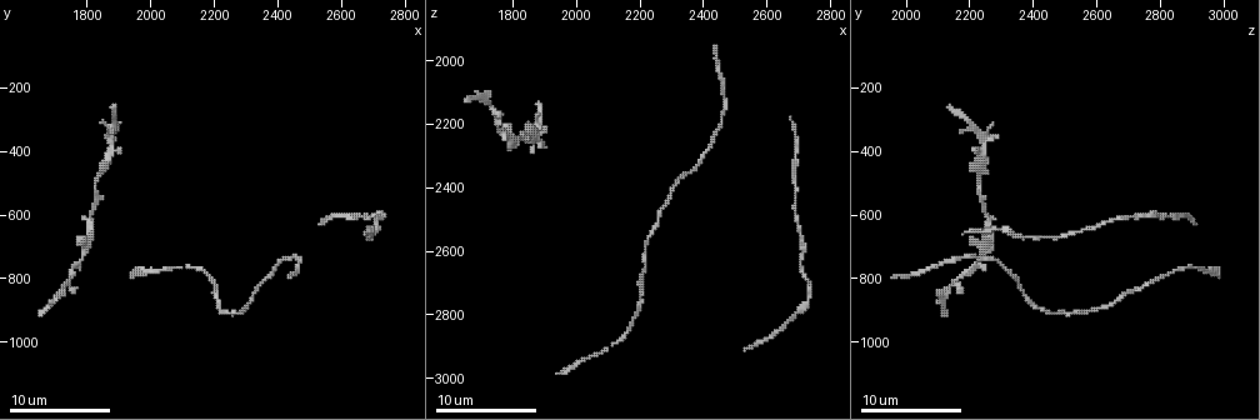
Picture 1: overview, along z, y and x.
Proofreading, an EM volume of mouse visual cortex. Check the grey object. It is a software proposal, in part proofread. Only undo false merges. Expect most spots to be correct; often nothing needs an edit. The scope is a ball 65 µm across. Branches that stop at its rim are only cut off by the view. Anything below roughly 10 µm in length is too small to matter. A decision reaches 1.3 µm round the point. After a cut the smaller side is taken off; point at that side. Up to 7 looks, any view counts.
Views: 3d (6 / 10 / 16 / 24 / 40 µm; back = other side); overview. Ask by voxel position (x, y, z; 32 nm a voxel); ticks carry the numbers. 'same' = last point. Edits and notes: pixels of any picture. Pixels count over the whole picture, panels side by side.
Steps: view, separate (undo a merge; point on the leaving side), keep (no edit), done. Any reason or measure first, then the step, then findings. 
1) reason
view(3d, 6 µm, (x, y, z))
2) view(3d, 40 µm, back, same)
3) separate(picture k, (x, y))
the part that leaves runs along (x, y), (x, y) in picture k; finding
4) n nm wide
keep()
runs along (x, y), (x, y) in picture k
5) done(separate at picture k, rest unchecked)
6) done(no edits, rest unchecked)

view(3d, 10 µm, (1900, 400, 2220))

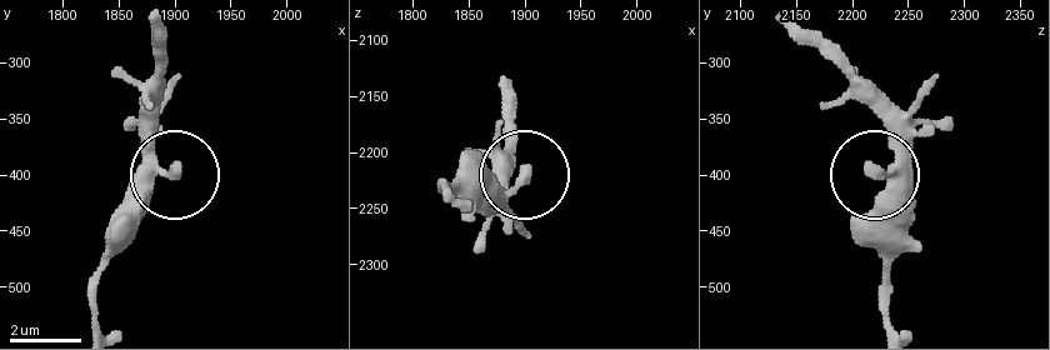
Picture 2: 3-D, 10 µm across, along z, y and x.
keep()
continuous, no second neuron

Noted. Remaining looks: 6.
three-way junction
view(3d, 10 µm, (1800, 610, 2250))

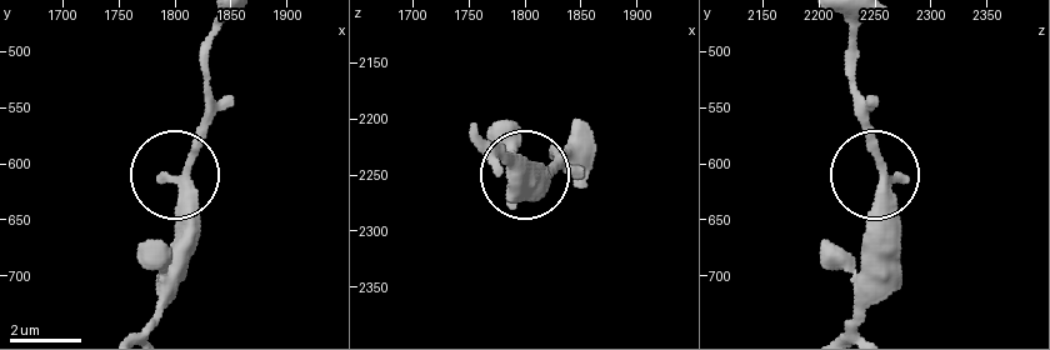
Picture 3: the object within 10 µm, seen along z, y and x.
view(3d, 10 µm, back, (1812, 610, 2258))

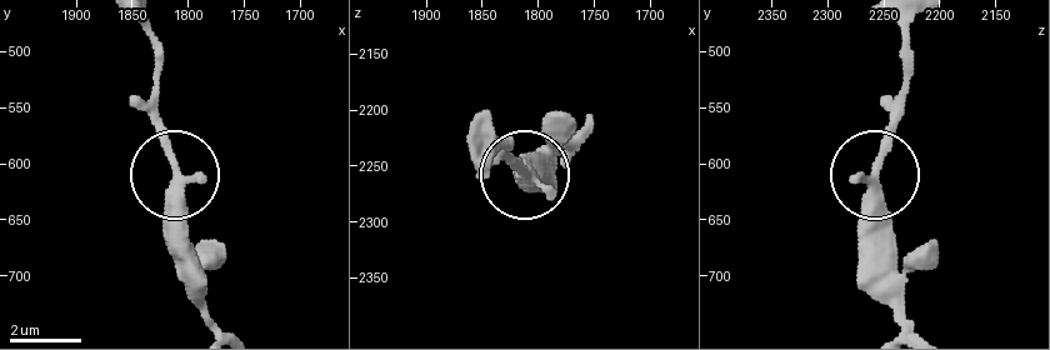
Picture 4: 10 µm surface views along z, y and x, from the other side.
250 nm wide
keep()
one neuron here

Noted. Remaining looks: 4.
view(3d, 6 µm, (2270, 900, 2490))

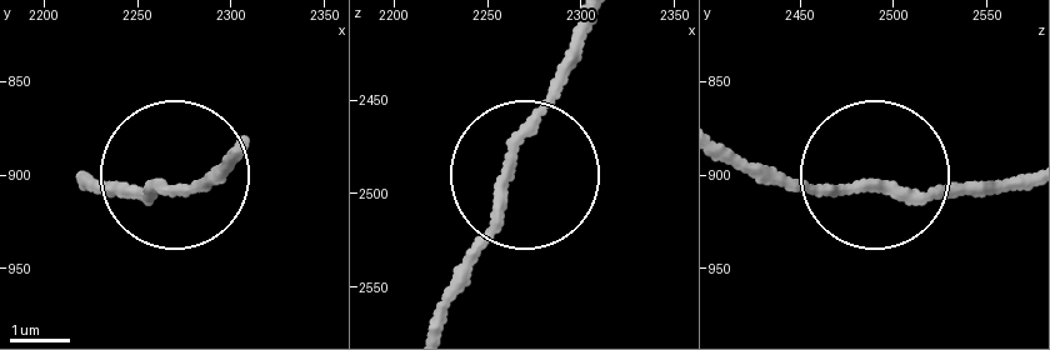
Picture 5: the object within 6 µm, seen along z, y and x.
170 nm wide
keep()
continuous, no second neuron

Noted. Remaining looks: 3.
done(no edits, rest unchecked)

